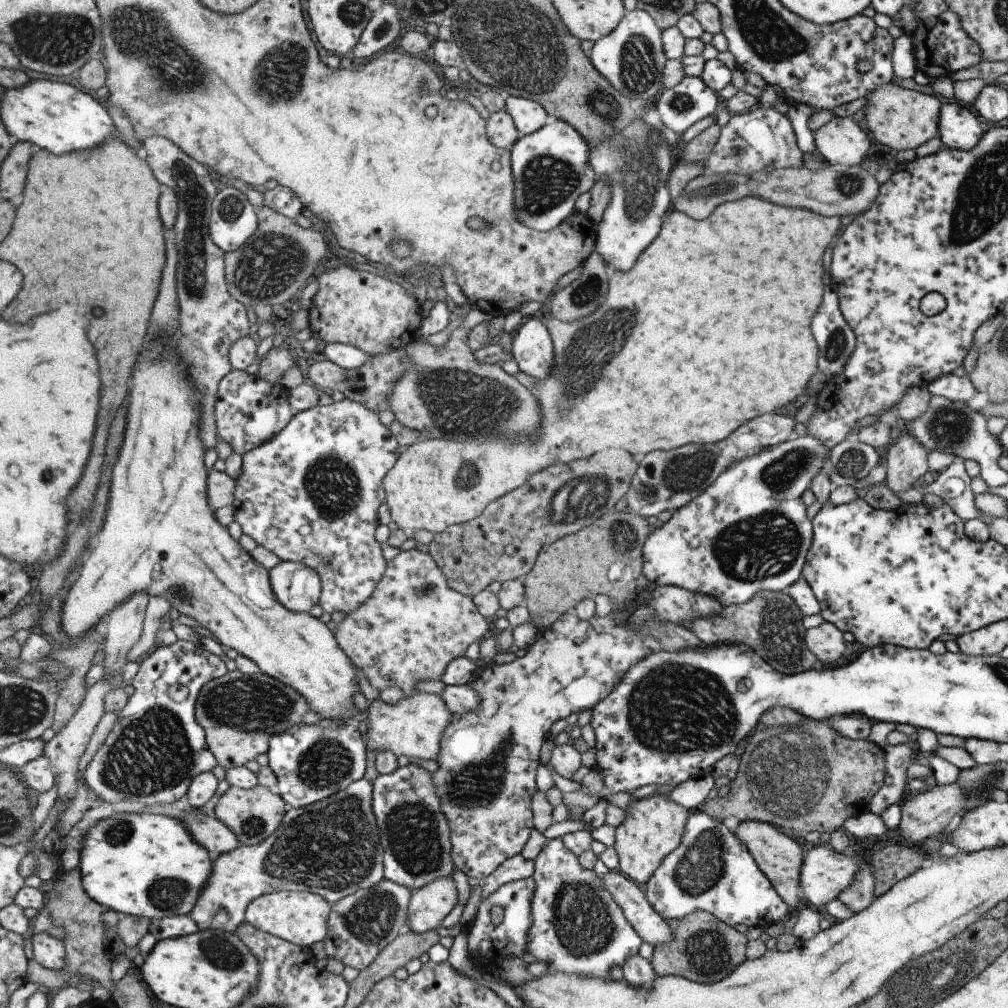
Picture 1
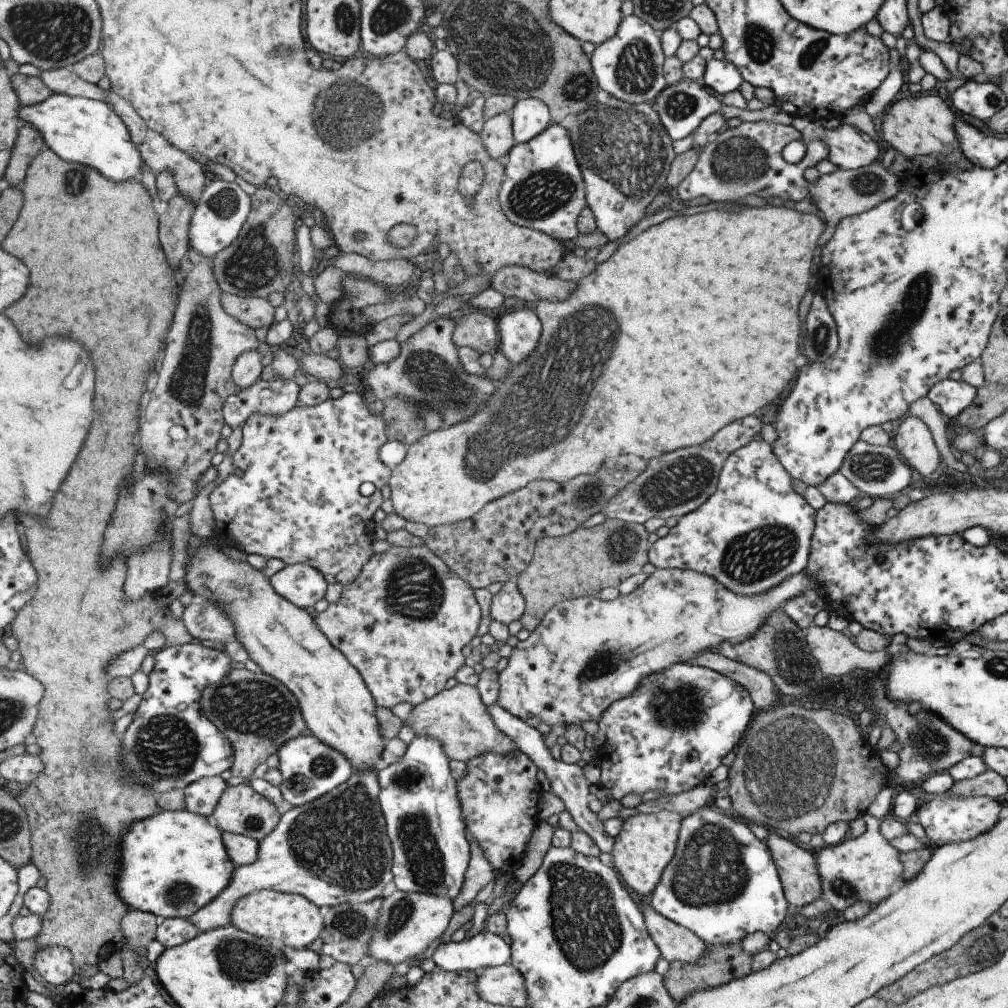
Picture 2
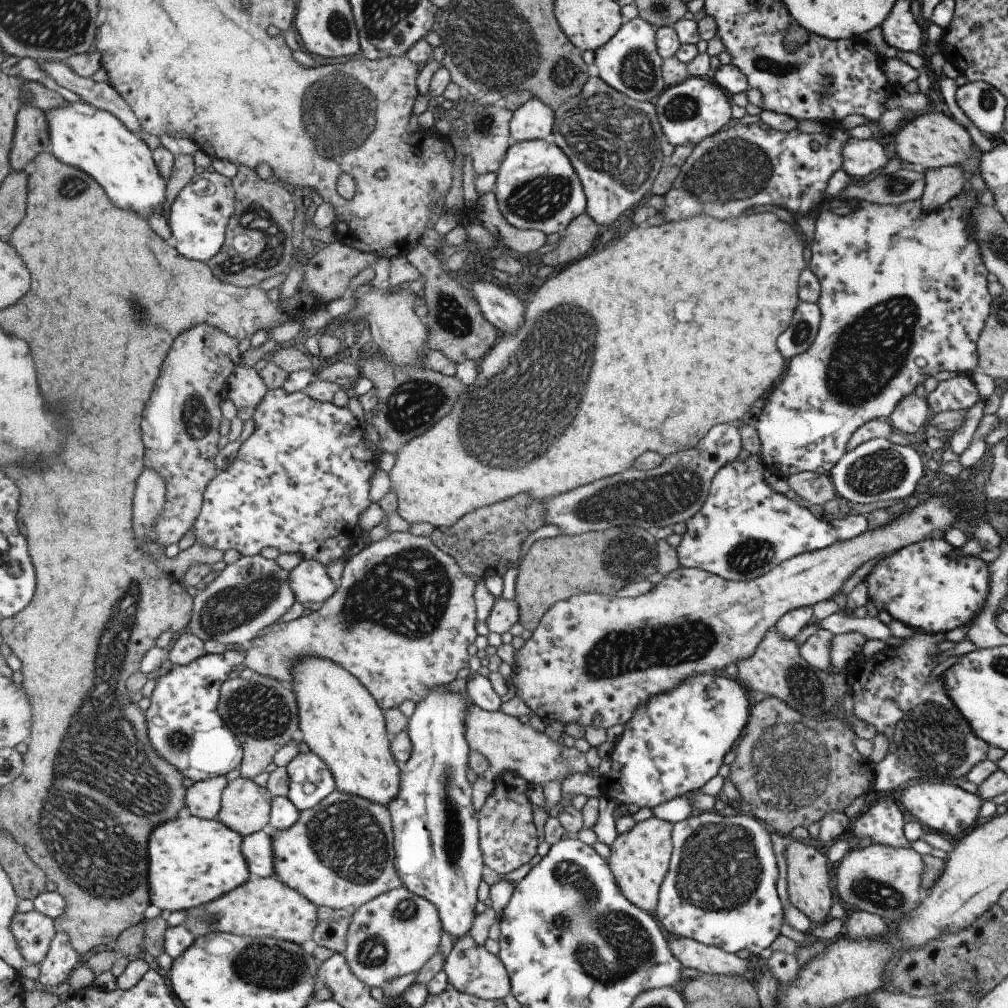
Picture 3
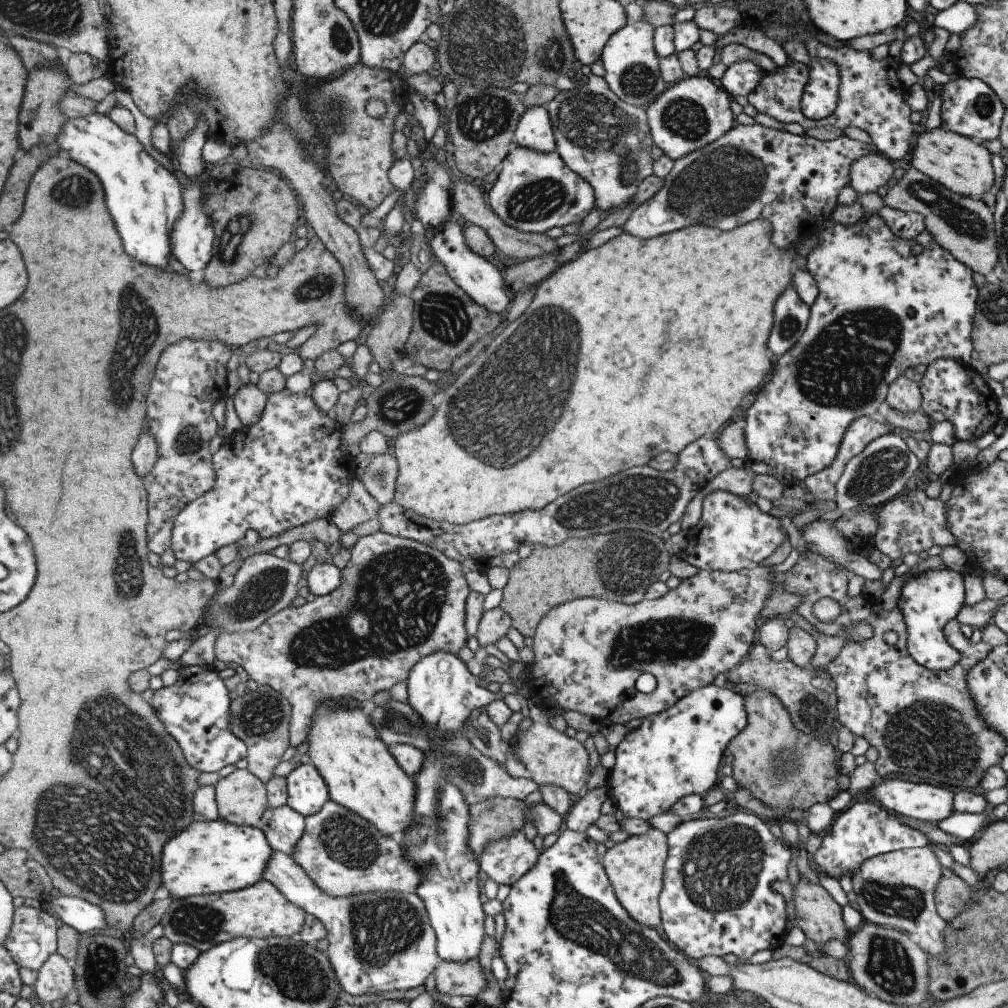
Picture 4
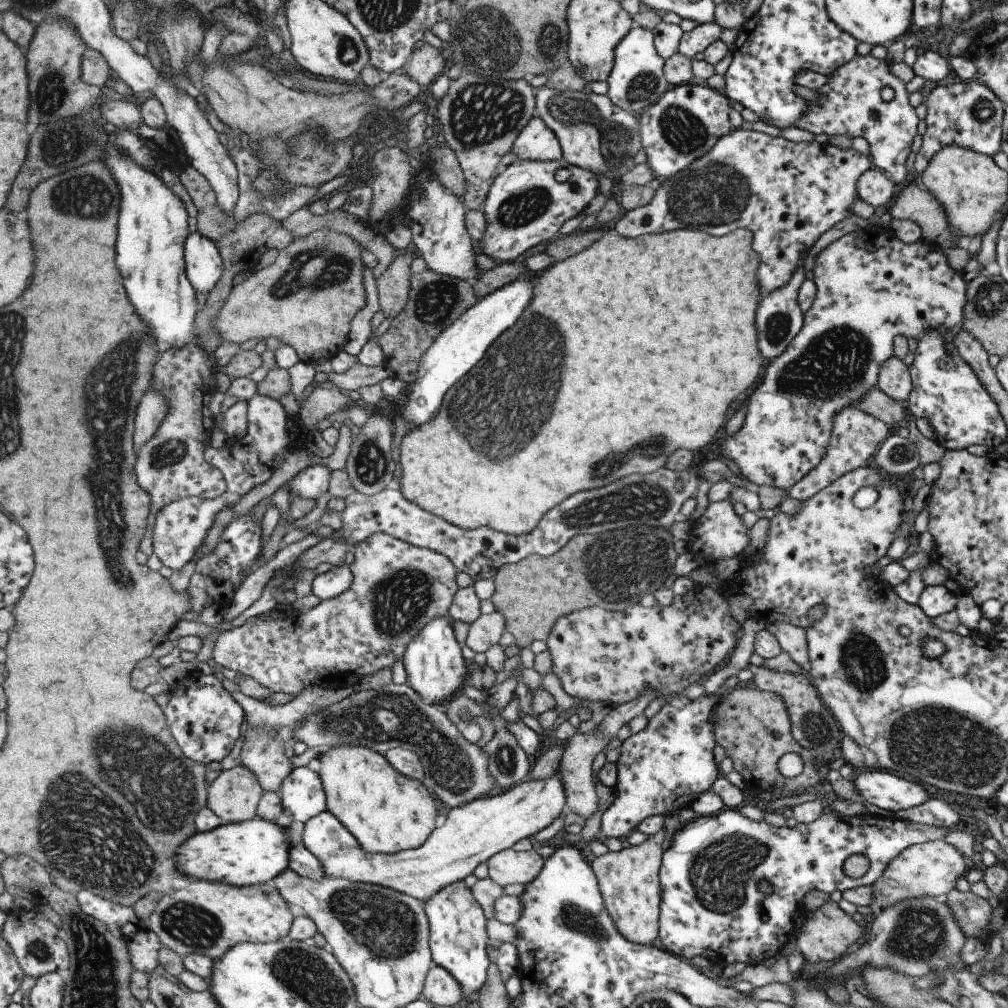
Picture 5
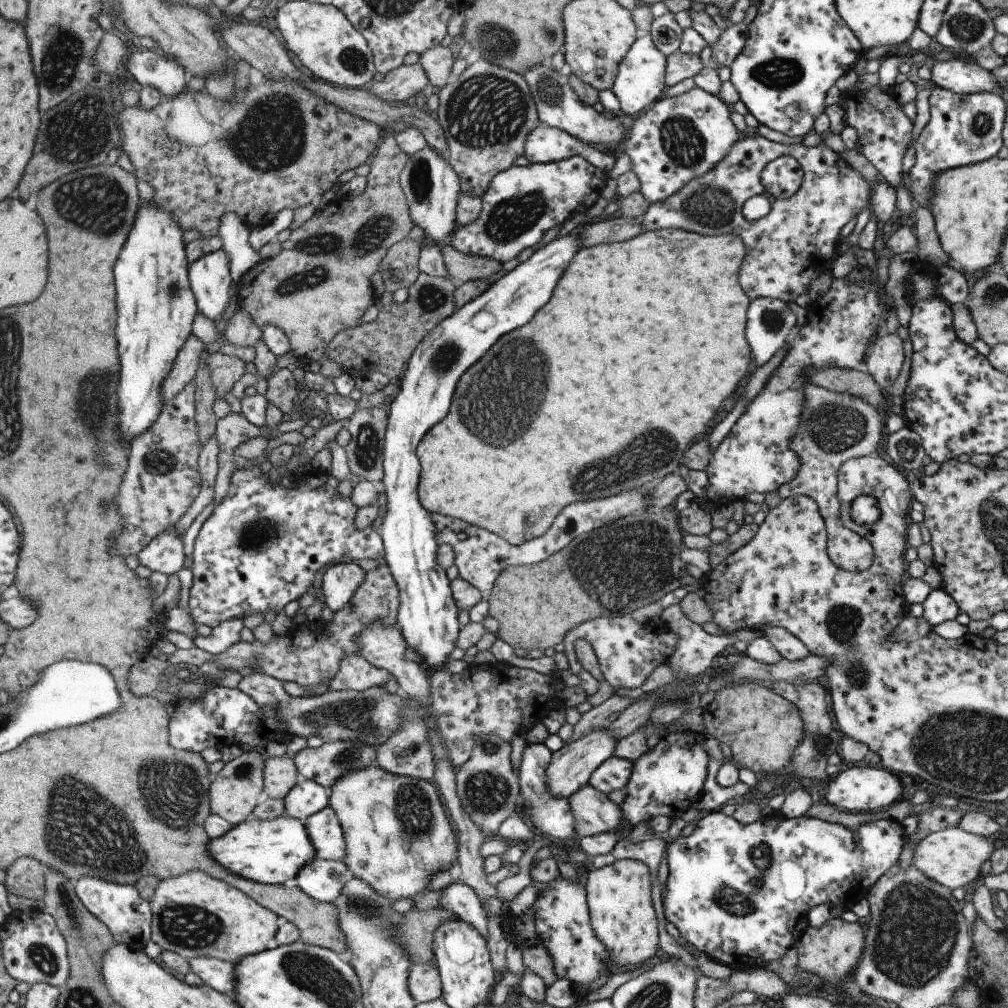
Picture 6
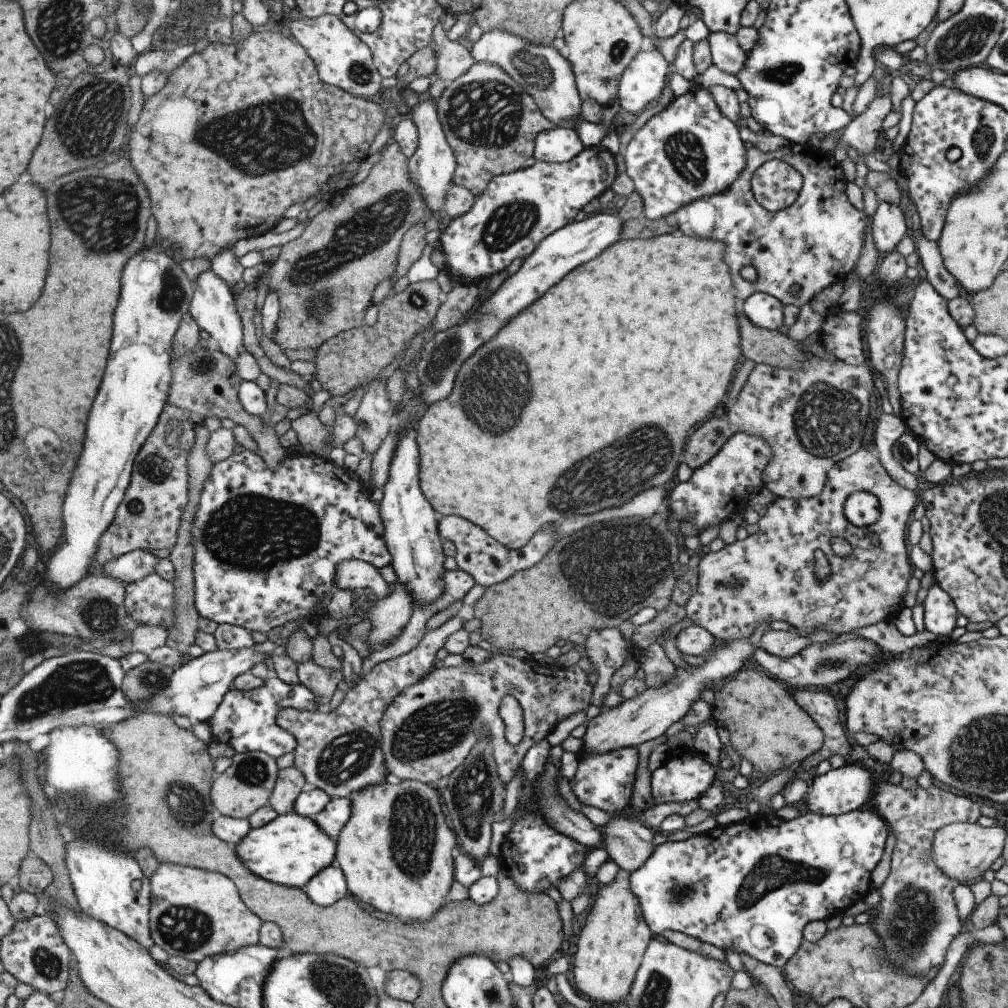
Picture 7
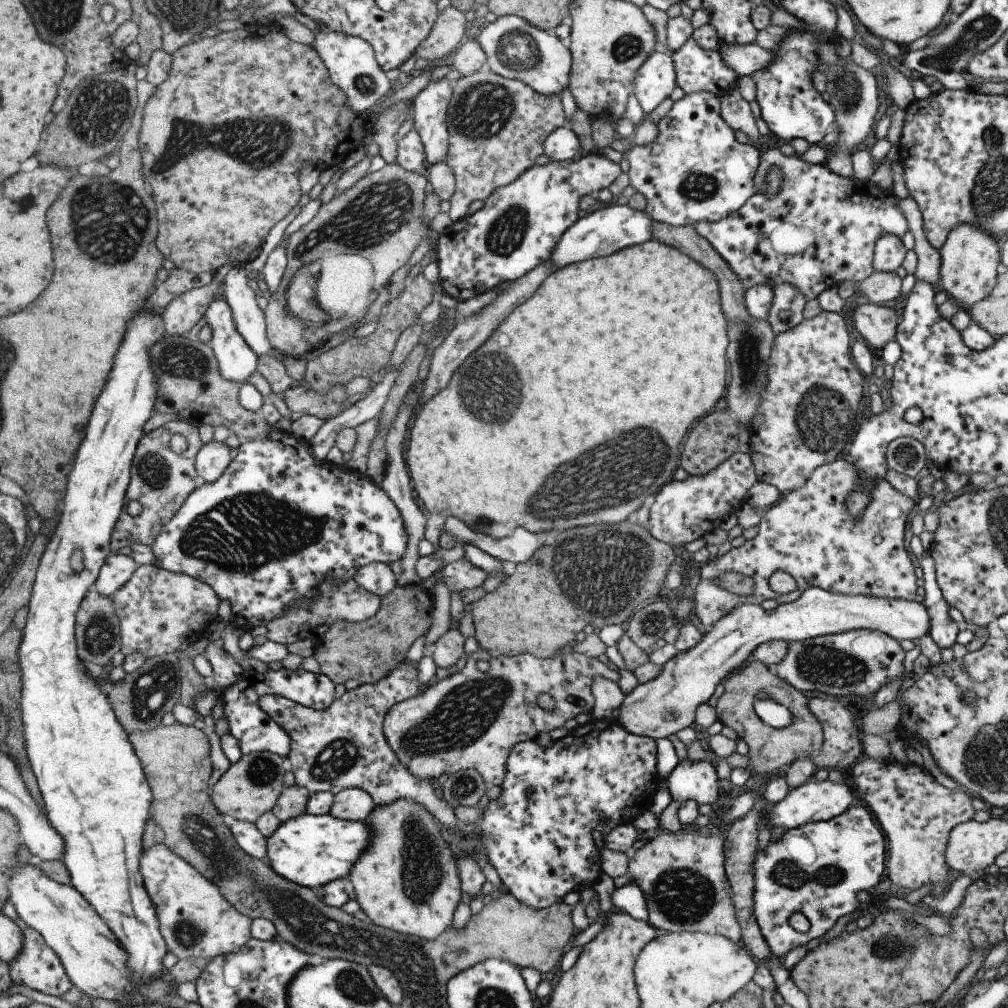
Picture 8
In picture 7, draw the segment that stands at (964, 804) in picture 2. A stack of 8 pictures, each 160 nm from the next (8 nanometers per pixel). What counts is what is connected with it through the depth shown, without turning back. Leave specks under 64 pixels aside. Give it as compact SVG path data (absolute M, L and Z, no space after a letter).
M846 763L838 769L831 769L823 775L817 775L806 790L801 808L805 812L833 816L855 810L874 796L875 782L865 767Z

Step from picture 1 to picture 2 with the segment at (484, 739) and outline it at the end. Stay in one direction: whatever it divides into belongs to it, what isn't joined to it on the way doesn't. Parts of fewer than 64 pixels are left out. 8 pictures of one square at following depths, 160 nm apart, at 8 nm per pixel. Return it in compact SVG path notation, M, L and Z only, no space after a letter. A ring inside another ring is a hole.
M655 569L642 584L639 584L632 592L625 596L618 596L611 601L601 601L596 597L577 597L575 599L567 599L566 601L558 602L552 605L550 609L543 615L539 626L532 630L525 640L518 641L515 647L511 649L507 657L507 664L503 670L498 672L497 684L499 684L496 703L509 714L519 718L527 726L535 728L540 722L545 724L559 724L565 725L583 725L587 721L597 722L599 715L611 704L611 702L619 700L628 694L639 684L639 681L646 677L649 673L667 668L676 662L690 663L693 657L696 657L701 651L709 648L715 648L720 642L728 642L735 644L741 642L744 638L749 638L763 621L767 621L768 614L773 609L779 609L779 604L783 600L790 599L803 591L816 590L818 592L818 585L812 580L808 579L804 574L804 570L800 573L787 577L781 581L777 586L771 587L762 595L755 595L754 597L744 597L741 595L729 592L719 582L713 578L697 574L690 570L679 569ZM521 751L498 755L483 753L467 759L465 774L458 780L458 801L465 816L467 838L479 847L499 876L512 877L522 864L527 843L538 818L537 767Z

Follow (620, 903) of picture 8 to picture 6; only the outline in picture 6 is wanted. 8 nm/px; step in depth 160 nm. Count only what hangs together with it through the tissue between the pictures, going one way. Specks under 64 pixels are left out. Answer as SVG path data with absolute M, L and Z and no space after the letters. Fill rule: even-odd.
M719 811L706 813L689 836L677 837L665 847L667 878L663 892L663 916L670 930L712 961L745 971L779 960L808 928L807 914L819 904L849 908L869 893L873 882L895 864L906 834L900 822L879 819L850 830L817 818L784 818L767 814L750 824L738 824ZM754 881L758 881L758 889Z

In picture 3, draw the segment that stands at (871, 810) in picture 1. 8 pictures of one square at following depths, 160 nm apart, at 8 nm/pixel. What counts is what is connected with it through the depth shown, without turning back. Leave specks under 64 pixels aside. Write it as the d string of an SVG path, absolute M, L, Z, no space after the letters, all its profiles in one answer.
M870 843L863 848L852 847L838 860L835 868L835 890L840 903L848 911L857 910L876 914L886 923L894 922L895 919L908 917L910 910L918 905L919 899L924 895L919 886L920 872L923 868L922 856L911 847L892 847Z

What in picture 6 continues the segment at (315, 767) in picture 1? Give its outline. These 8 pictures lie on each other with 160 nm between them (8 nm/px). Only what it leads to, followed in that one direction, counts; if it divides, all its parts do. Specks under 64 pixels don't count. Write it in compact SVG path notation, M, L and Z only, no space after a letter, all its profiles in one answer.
M302 778L285 798L286 815L303 823L330 806L330 791L315 780Z

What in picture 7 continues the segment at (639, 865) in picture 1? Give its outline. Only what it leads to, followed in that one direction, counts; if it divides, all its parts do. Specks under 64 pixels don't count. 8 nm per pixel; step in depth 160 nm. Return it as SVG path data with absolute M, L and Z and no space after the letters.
M618 868L608 884L592 882L594 898L591 895L591 902L585 911L585 924L577 936L577 949L571 956L569 970L575 984L574 990L596 1004L610 1004L617 1000L624 1002L641 957L652 938L647 923L642 919L639 901L628 883L631 872Z

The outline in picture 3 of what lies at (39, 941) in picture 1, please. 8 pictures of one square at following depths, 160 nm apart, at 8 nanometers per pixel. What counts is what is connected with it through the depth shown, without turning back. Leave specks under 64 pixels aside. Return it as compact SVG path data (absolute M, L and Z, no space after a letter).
M56 931L51 948L40 964L40 976L37 980L45 986L59 986L71 978L80 961L67 932Z

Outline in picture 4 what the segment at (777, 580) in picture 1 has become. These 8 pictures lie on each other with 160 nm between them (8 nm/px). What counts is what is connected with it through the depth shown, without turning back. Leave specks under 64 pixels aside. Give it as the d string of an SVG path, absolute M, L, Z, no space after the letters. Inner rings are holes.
M721 489L708 492L702 499L701 515L698 523L685 536L687 546L680 554L681 559L697 569L736 573L749 568L751 564L760 564L762 560L775 552L777 546L783 542L783 538L787 537L787 532L779 523L777 517L761 512L754 502L746 502L745 497L746 492L742 496ZM831 518L815 519L808 526L802 526L800 534L808 548L833 565L845 568L850 575L860 576L864 580L880 580L882 571L866 557L849 550L849 538L840 533L834 522Z

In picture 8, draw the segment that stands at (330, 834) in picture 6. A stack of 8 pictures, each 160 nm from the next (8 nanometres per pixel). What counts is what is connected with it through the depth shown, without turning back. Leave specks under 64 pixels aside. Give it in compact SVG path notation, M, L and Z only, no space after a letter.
M350 788L335 795L330 814L346 821L366 821L377 805L374 798L363 789Z

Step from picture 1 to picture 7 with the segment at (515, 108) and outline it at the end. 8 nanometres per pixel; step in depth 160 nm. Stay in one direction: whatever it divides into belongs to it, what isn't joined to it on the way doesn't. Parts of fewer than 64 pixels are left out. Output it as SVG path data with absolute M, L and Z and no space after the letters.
M557 126L535 136L532 156L536 161L560 163L571 160L584 148L574 128Z

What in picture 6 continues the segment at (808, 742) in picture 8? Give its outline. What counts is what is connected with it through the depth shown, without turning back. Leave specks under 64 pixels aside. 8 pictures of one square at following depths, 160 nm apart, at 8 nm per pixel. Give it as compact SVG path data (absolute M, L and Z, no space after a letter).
M750 680L733 682L721 687L715 692L715 698L701 713L703 729L707 737L712 737L719 742L725 743L731 749L731 762L740 769L749 769L754 775L760 772L766 777L773 777L782 773L789 766L795 748L805 738L805 726L799 716L799 710L785 698L775 694L770 688L756 684Z

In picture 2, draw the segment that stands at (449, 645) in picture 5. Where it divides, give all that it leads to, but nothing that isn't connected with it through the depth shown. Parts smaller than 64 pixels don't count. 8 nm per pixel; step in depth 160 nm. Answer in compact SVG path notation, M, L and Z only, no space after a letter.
M415 736L405 756L399 762L382 768L379 777L380 803L394 847L394 889L408 893L433 893L452 900L463 882L470 850L465 816L461 813L461 803L455 798L455 782L447 768L445 751L436 740Z

